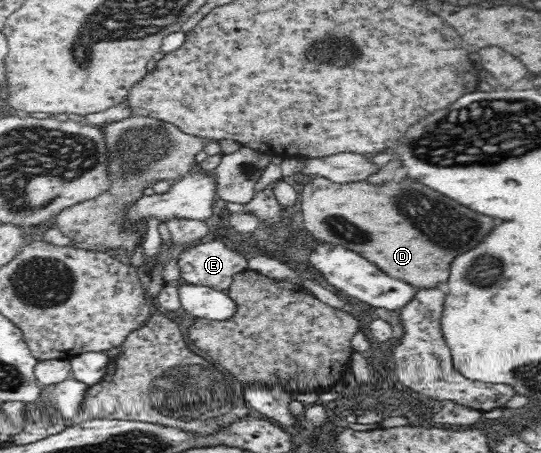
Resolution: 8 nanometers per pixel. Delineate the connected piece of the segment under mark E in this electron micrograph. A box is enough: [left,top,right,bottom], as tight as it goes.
[176,240,249,291]

